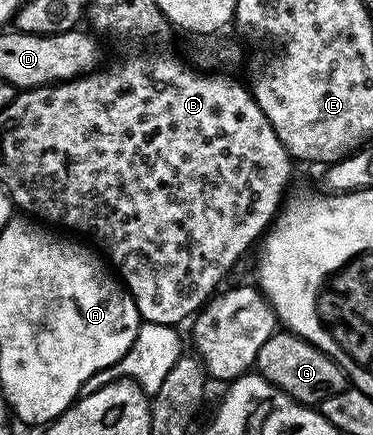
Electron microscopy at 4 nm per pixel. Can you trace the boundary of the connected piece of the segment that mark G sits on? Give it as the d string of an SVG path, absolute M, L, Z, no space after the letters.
M287 331L272 333L270 339L262 343L254 369L271 385L293 397L299 405L318 407L326 399L330 399L330 395L338 395L350 385L348 376L337 361L330 359L330 355L326 355L306 339Z

